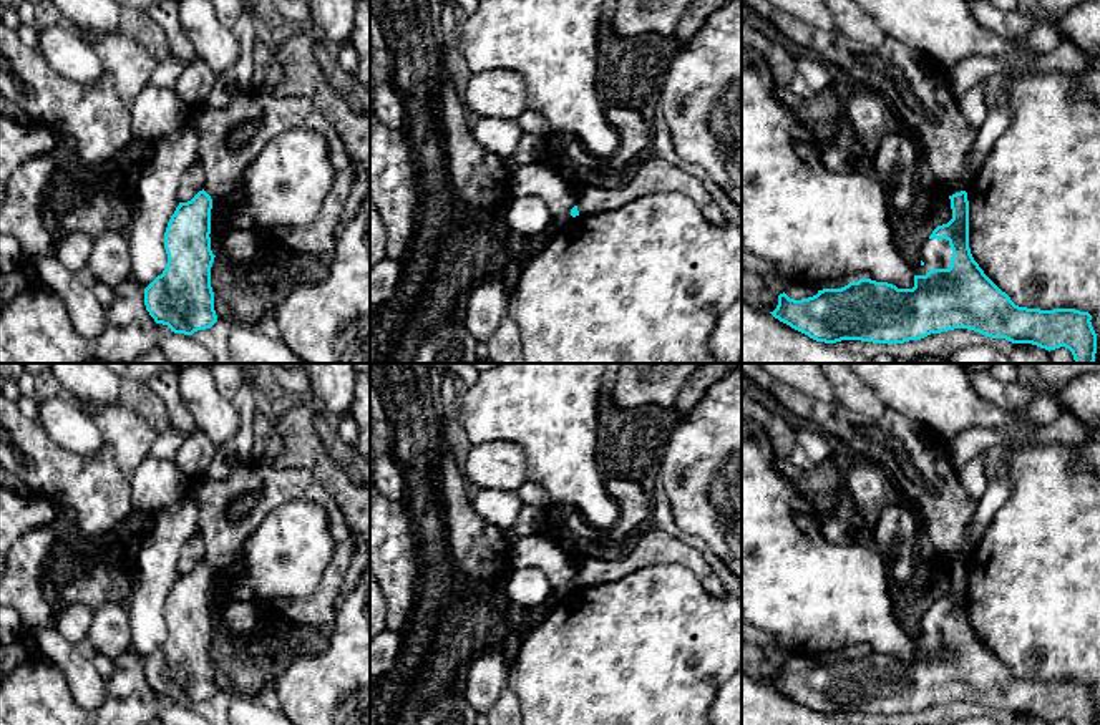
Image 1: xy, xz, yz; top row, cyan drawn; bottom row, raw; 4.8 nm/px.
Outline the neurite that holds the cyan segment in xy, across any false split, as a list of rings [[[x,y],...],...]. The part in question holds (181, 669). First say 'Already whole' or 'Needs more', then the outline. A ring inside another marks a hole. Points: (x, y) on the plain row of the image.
Already whole. [[[204,561],[191,572],[179,574],[164,604],[166,640],[144,660],[144,677],[149,687],[156,695],[168,697],[174,705],[192,707],[217,693],[211,659],[211,639],[216,629],[209,609],[211,581],[212,571]]]

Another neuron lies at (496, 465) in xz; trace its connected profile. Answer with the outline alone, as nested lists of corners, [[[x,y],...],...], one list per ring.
[[[494,440],[475,445],[463,468],[468,484],[516,491],[529,481],[529,461],[518,443]]]

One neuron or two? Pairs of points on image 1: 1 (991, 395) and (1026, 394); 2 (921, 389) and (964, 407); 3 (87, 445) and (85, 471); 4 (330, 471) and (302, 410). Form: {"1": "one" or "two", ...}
{"1": "one", "2": "one", "3": "two", "4": "one"}

